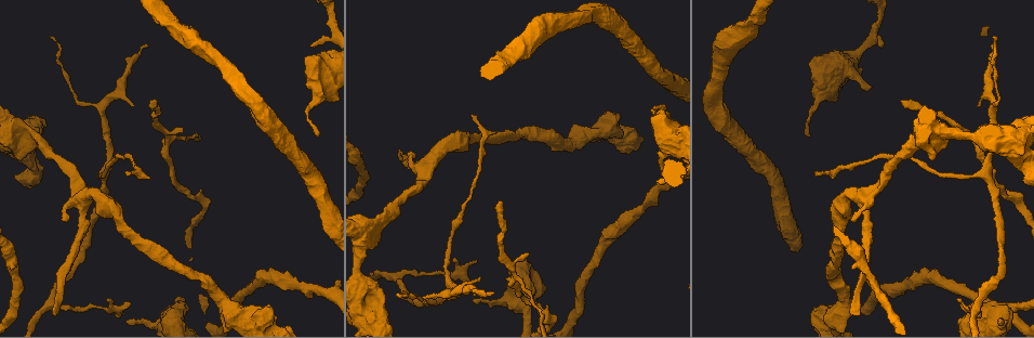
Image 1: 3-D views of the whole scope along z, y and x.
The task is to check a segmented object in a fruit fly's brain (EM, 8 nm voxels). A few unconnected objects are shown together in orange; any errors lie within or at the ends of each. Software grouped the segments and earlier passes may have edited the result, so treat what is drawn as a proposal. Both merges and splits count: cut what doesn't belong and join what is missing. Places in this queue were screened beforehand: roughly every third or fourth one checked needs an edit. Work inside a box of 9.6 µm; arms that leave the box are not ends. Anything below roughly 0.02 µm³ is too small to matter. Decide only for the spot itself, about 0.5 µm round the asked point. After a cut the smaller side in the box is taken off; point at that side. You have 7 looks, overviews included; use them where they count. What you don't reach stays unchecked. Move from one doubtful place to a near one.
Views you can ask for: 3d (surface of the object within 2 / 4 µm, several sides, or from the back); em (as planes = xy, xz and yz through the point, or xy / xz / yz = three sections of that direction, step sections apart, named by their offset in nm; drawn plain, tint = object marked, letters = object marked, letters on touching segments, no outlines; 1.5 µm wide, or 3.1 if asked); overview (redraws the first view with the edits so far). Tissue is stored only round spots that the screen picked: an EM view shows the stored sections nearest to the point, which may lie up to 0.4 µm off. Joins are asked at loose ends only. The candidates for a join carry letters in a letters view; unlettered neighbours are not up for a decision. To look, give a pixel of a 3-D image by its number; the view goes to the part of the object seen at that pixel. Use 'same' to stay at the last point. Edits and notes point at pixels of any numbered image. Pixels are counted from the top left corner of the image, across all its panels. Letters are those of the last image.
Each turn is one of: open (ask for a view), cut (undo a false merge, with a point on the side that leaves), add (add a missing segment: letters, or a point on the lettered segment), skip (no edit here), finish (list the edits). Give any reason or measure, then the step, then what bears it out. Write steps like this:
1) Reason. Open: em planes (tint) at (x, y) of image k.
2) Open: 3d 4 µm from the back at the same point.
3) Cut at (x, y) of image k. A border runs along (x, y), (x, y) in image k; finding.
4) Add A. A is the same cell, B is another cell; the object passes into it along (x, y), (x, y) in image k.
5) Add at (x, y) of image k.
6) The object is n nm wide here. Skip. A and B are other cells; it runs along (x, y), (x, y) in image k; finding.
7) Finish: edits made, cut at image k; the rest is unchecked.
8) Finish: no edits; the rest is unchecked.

Open: em yz step 8 (letters) at (312, 46) of image 1.

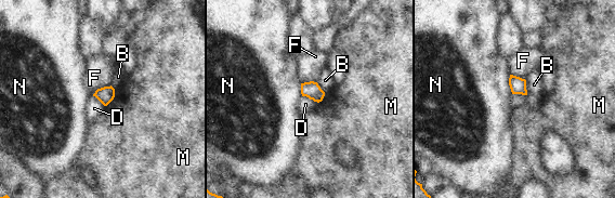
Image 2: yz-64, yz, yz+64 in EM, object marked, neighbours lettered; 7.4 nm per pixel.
The longest contact is with F, 170 nm. Skip. B, D, F, M and N are other cells; a border runs along (115, 89), (115, 95), (105, 106) in image 2; no lettered segment goes on from it.

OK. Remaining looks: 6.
Stops while still wide. Open: 3d 2 µm at (22, 159) of image 1.

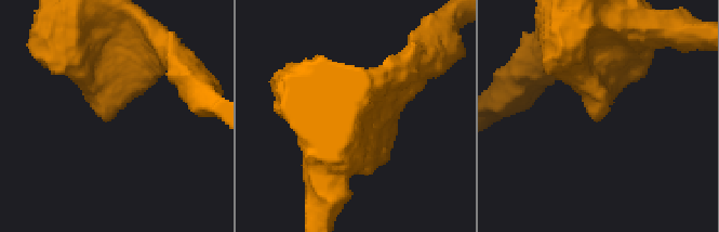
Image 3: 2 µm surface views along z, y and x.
Open: em planes (plain) at (105, 120) of image 3.

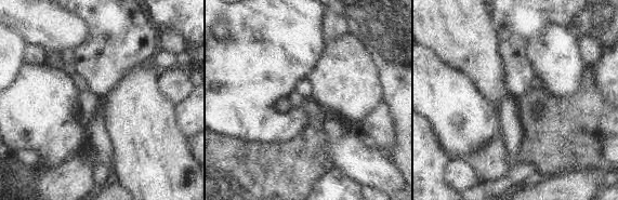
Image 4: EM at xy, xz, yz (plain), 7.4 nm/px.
Open: em planes (letters) at the same point.

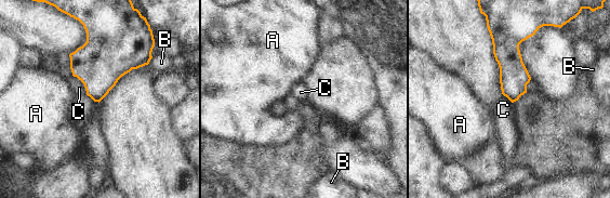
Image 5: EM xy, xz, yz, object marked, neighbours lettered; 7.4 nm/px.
The longest contact is with C, 190 nm. Skip. A, B and C are other cells; a border runs along (73, 75), (83, 84), (87, 94) in image 5; no lettered segment goes on from it.

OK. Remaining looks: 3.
Long arm stops here. Open: 3d 2 µm from the back at (51, 314) of image 1.

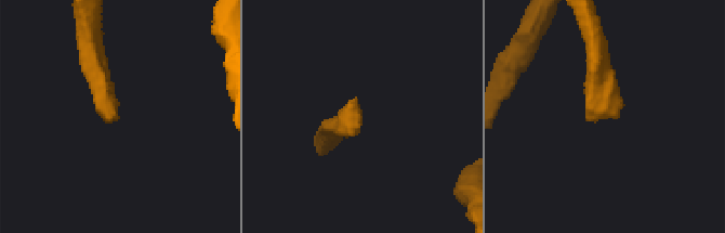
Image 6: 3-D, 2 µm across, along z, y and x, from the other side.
Open: em xz step 8 (letters) at (617, 115) of image 6.

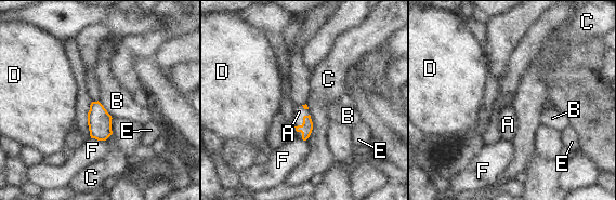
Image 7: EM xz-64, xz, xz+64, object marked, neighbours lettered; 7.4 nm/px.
Add A. A is the same cell, B, C, D, E and F are other cells; the object passes into it along (305, 129), (303, 121), (299, 111) in image 7; the neuron continues.

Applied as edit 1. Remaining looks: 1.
Finish: edits made, add at image 7; the rest is unchecked.

